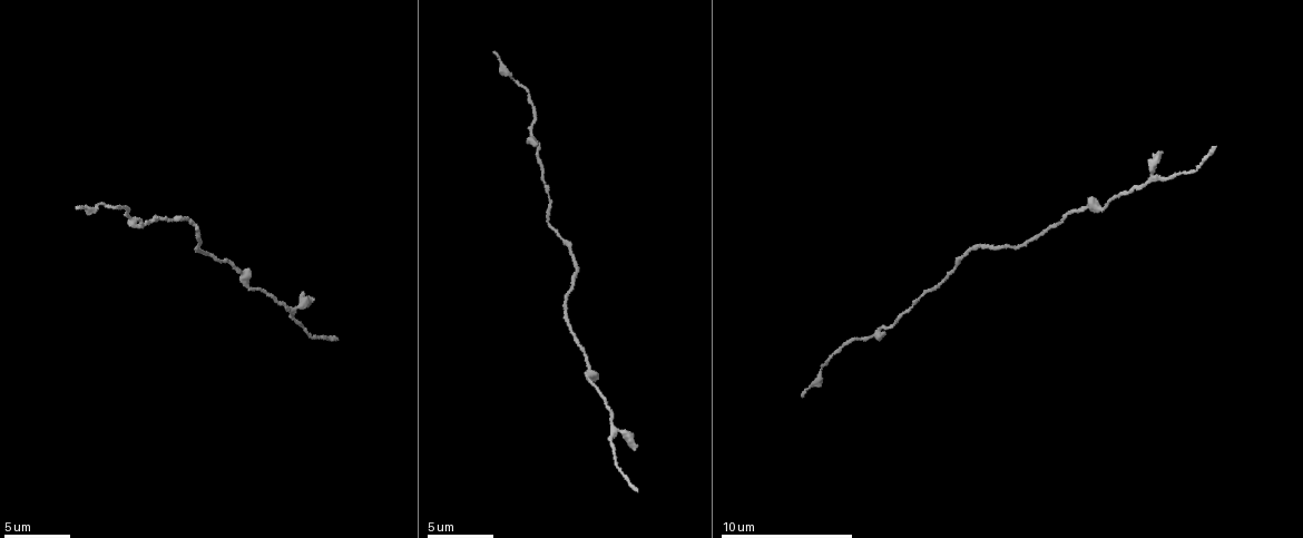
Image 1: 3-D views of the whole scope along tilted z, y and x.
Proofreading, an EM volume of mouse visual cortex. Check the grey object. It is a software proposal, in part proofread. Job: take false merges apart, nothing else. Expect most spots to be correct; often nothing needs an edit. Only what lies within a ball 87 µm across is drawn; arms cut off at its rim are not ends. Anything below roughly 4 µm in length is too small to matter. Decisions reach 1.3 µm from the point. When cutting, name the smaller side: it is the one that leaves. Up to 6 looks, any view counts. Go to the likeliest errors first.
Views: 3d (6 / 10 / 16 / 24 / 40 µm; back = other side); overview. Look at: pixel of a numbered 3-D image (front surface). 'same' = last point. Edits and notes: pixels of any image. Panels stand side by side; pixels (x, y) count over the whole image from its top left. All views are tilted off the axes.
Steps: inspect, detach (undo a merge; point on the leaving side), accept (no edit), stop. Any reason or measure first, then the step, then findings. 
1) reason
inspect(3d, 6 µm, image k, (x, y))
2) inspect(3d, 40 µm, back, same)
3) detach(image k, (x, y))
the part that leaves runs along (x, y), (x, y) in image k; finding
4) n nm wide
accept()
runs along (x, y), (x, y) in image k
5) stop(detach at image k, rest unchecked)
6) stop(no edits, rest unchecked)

thick turns thin
inspect(3d, 6 µm, image 1, (1103, 207))

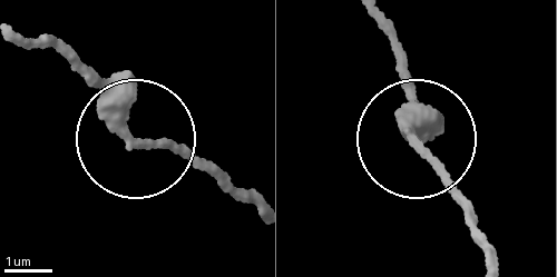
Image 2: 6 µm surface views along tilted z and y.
accept()
continuous, no second neuron

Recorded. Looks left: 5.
sudden change in width
inspect(3d, 10 µm, image 1, (1170, 179))

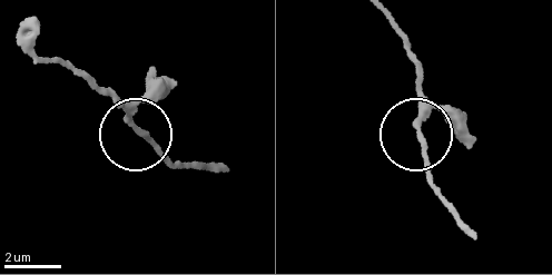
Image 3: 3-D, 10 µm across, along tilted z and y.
accept()
runs along (384, 15), (417, 72), (421, 148), (434, 190) in image 3; one neuron here

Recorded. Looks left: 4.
inspect(3d, 6 µm, image 1, (1002, 249))

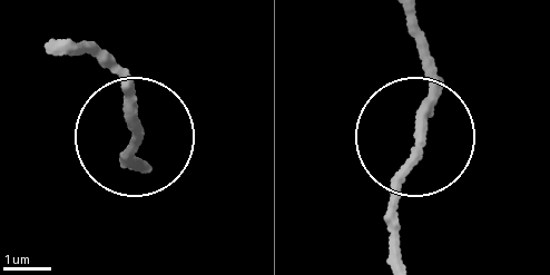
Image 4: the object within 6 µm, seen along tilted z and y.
accept()
runs along (416, 137), (389, 251) in image 4; continuous, no second neuron

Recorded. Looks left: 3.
stop(no edits, rest unchecked)

